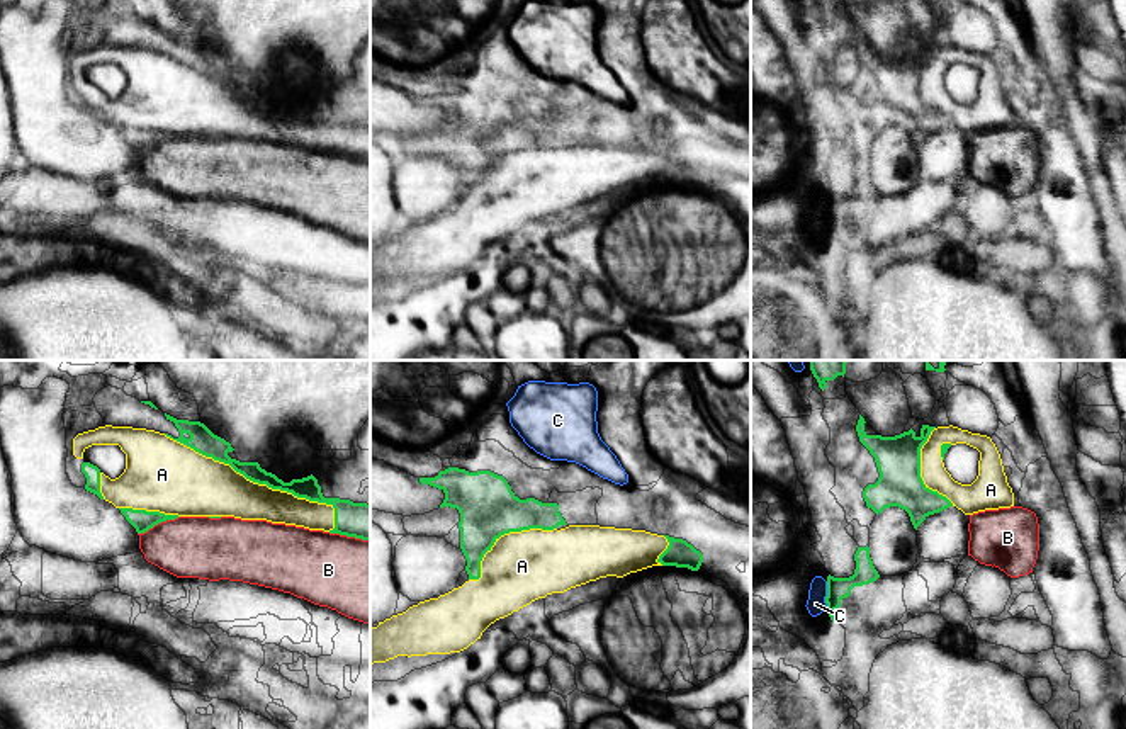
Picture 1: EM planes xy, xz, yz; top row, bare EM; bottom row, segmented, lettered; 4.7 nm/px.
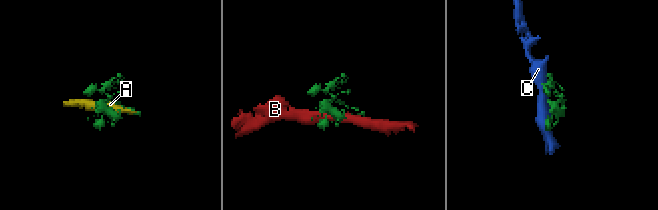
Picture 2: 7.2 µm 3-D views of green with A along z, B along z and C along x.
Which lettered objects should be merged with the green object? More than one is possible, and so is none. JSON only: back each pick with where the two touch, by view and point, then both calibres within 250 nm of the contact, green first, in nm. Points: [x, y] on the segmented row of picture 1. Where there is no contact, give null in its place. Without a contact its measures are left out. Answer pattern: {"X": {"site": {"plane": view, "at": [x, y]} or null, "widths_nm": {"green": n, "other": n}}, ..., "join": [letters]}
{"A": {"site": {"plane": "xy", "at": [258, 483]}, "widths_nm": {"green": 100, "other": 280}}, "join": ["A"]}

